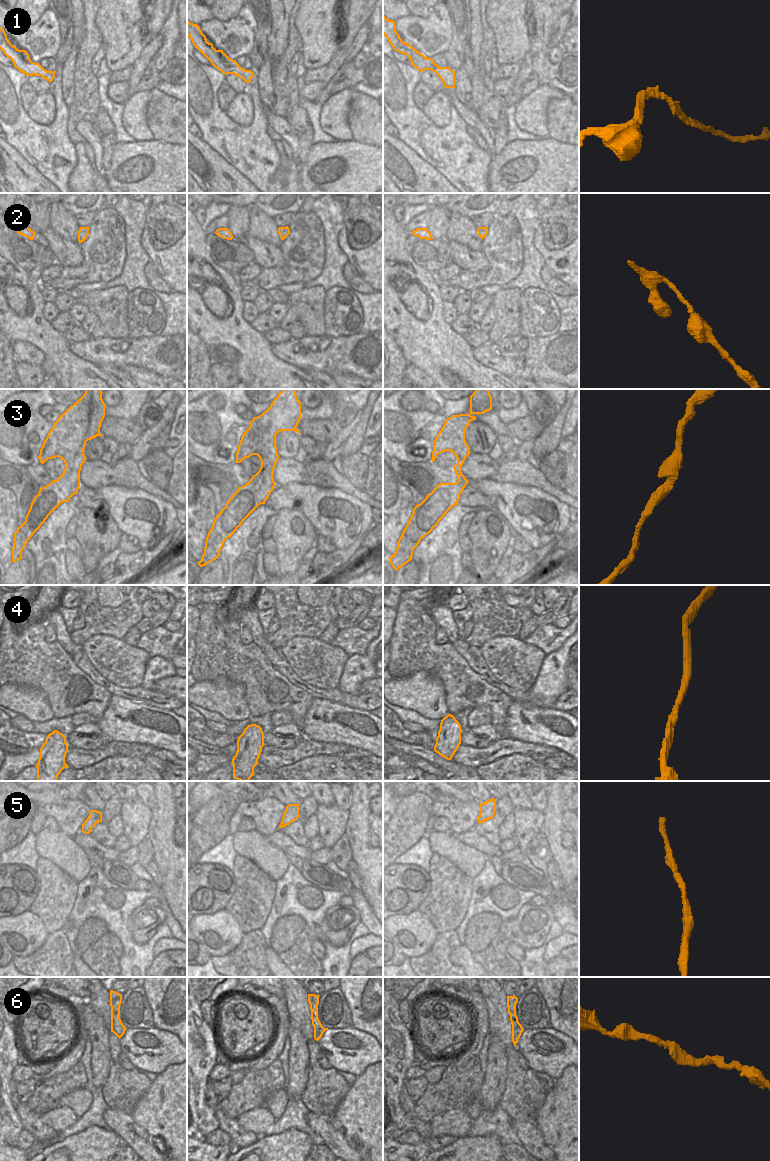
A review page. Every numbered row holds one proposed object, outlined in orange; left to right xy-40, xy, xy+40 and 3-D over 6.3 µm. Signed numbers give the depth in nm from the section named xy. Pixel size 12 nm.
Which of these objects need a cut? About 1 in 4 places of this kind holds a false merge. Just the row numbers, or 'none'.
none

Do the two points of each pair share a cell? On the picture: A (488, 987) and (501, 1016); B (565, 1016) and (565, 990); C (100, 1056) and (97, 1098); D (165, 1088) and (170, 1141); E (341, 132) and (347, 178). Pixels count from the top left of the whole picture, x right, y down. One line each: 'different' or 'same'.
A: same
B: same
C: different
D: same
E: different

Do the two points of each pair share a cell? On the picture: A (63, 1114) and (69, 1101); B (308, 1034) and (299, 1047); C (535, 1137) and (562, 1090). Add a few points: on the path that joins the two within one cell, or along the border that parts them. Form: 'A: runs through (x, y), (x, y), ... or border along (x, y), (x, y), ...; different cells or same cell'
A: border along (59, 1106), (67, 1106), (78, 1117); different cells
B: border along (292, 1019), (298, 1025), (306, 1042); different cells
C: border along (534, 1122), (542, 1134), (543, 1141), (551, 1149); different cells

